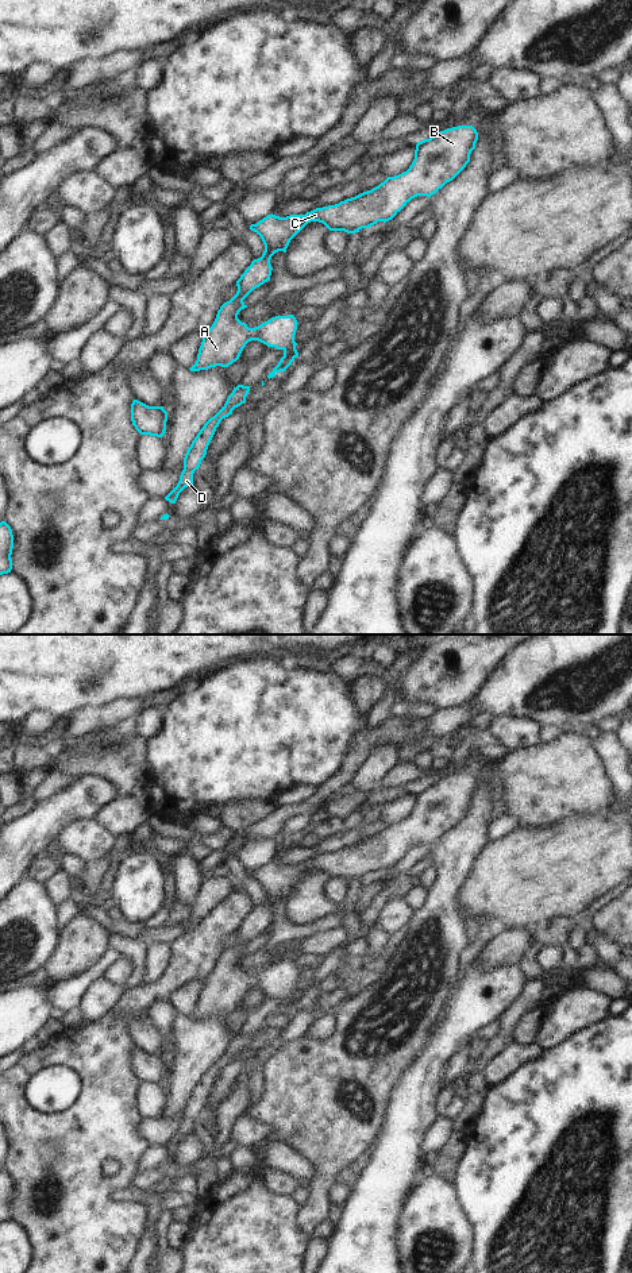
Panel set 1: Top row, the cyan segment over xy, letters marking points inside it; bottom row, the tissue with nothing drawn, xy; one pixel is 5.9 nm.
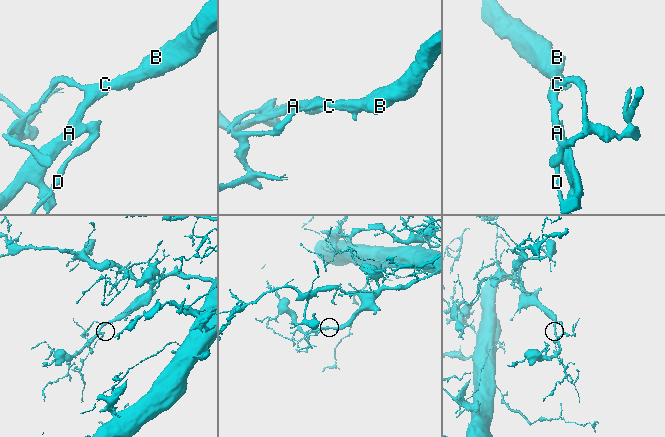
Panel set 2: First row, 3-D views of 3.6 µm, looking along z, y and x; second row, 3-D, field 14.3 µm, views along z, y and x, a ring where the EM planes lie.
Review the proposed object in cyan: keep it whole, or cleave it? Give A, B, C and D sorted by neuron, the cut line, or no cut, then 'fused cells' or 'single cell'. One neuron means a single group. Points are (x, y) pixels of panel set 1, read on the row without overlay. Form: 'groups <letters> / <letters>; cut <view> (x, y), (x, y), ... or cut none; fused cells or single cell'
groups A B C / D; cut xy (295, 994), (284, 999); fused cells

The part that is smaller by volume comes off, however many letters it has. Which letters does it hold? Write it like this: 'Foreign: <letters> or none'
Foreign: D

